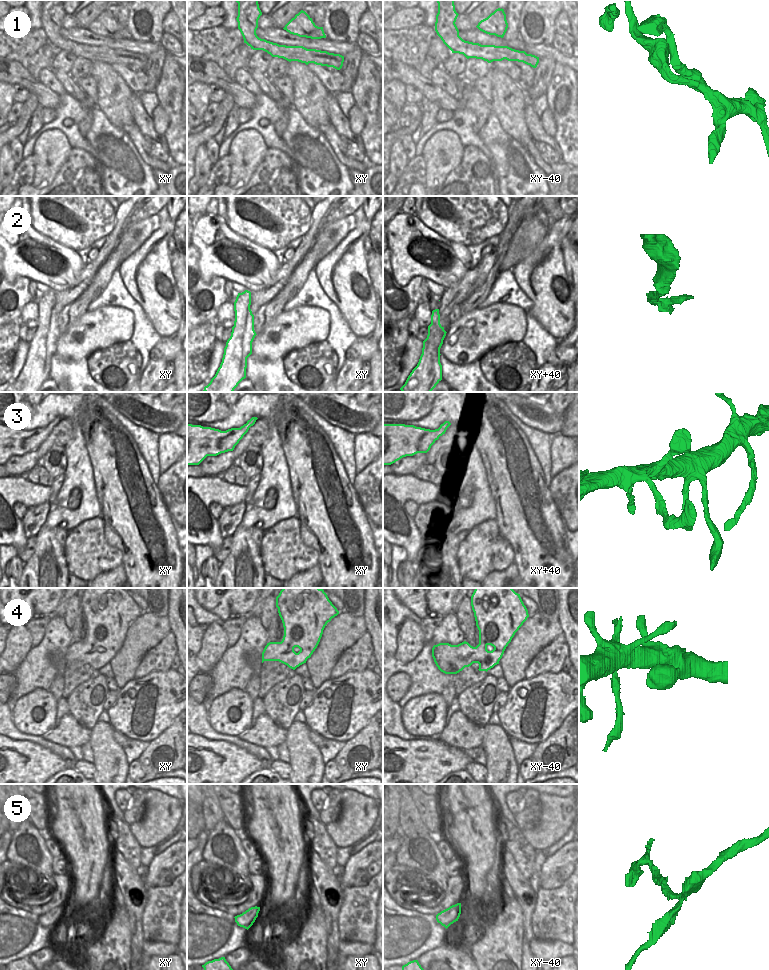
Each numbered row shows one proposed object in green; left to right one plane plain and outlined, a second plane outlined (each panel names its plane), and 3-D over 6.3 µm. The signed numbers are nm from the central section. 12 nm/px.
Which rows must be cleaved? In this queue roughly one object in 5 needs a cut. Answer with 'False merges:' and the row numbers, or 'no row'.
False merges: 1, 5

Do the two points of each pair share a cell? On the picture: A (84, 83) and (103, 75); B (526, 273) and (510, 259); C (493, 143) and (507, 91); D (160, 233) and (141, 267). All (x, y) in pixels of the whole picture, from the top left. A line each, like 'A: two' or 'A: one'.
A: two
B: two
C: two
D: one

